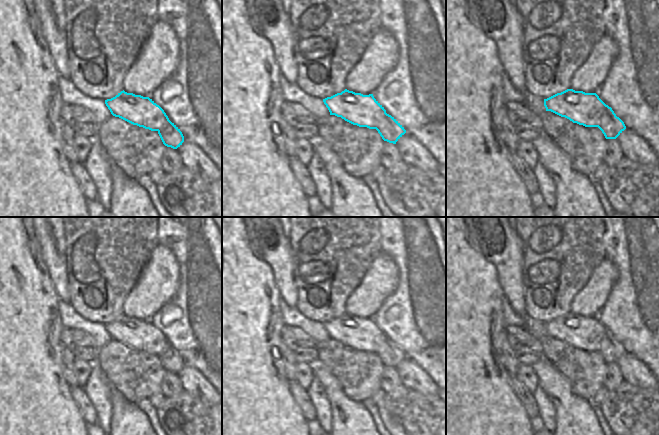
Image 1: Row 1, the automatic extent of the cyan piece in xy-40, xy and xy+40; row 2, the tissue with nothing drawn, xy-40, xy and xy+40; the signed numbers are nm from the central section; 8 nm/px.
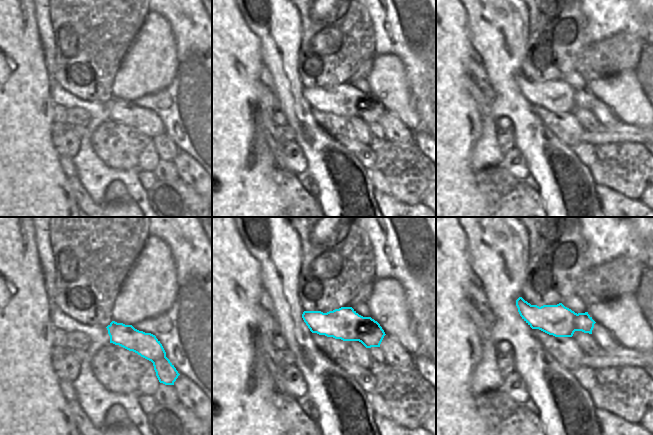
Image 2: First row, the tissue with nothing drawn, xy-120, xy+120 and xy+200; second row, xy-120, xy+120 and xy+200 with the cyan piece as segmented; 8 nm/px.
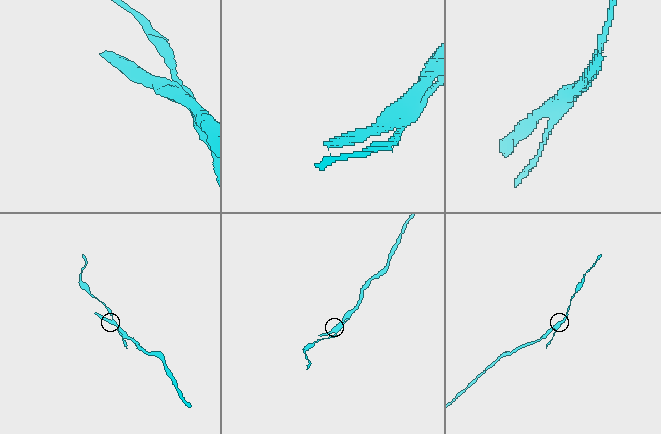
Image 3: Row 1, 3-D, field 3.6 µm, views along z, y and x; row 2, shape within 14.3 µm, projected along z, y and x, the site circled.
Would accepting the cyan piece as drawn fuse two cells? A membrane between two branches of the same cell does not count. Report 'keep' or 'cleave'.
cleave

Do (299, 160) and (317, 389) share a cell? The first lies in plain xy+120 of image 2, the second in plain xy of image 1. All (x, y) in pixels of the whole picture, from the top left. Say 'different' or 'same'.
different

